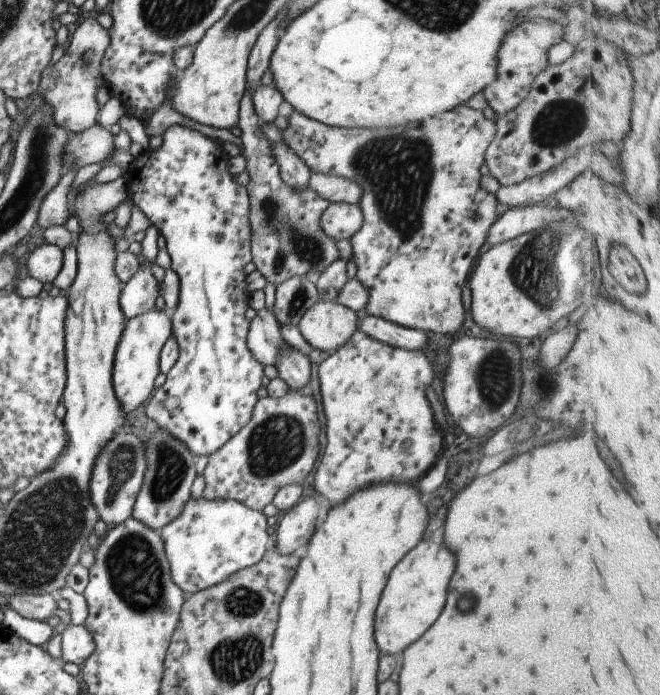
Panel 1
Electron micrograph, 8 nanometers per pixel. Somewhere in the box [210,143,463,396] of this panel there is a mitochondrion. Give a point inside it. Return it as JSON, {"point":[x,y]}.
{"point":[278,222]}

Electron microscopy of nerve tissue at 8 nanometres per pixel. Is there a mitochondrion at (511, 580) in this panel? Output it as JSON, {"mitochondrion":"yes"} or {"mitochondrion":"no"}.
{"mitochondrion":"no"}

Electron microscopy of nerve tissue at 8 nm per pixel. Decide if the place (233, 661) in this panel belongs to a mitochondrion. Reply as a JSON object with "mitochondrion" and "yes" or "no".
{"mitochondrion":"yes"}

